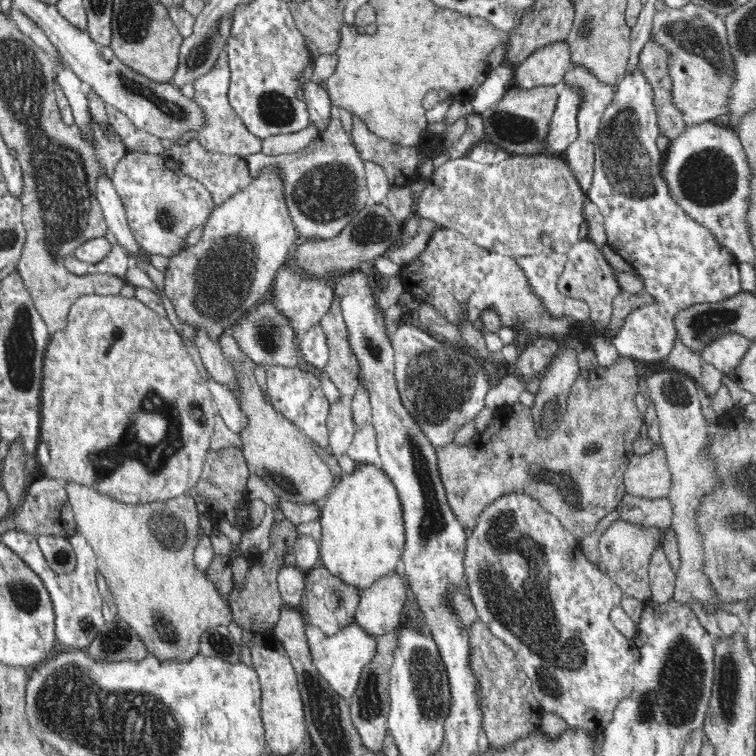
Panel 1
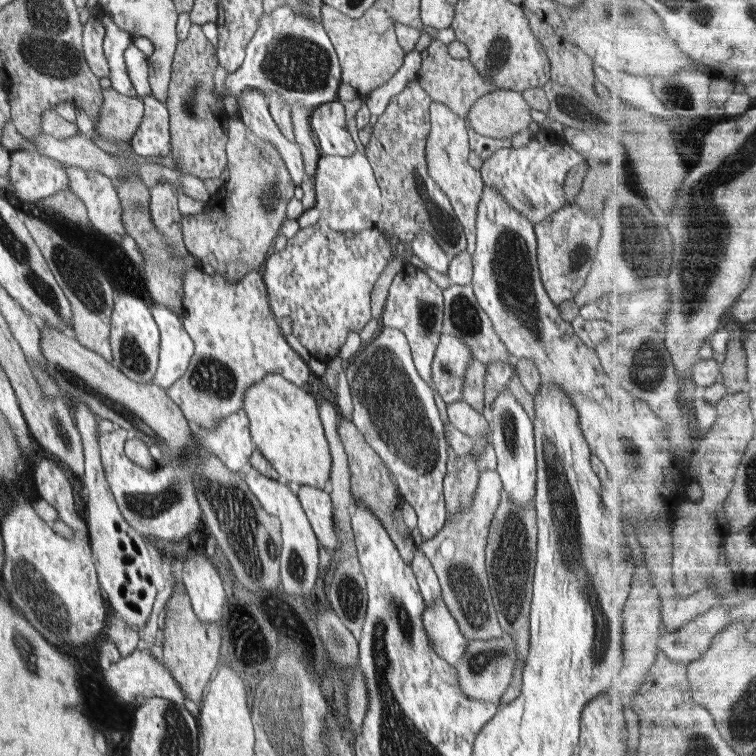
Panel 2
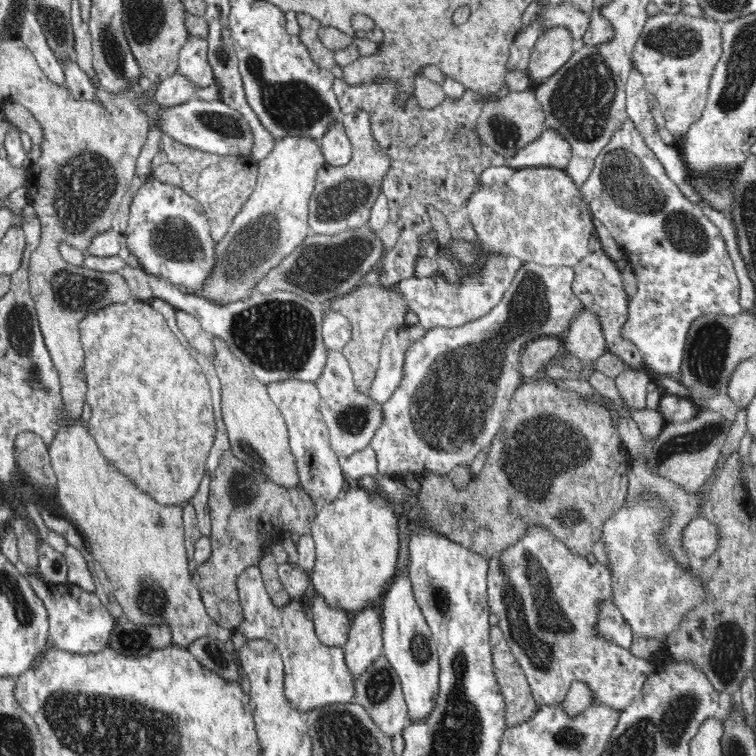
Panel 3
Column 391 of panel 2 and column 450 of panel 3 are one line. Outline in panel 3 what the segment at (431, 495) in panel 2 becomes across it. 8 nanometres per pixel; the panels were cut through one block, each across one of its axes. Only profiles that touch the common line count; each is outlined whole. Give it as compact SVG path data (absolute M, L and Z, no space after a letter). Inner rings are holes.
M528 263L522 265L514 275L510 286L503 294L502 300L491 310L490 314L478 320L464 324L458 328L432 328L427 330L425 335L414 341L405 352L405 365L403 366L403 376L410 376L404 378L400 382L400 386L396 388L396 394L392 396L382 405L383 421L378 425L372 437L370 446L374 449L377 455L378 467L377 471L384 477L390 477L397 480L398 475L404 473L420 473L424 478L428 473L440 473L440 475L449 475L451 470L457 465L466 465L470 469L470 465L481 450L489 450L491 440L495 434L500 430L502 421L505 419L506 411L509 409L509 402L515 393L515 390L520 386L521 374L519 371L521 360L520 355L525 347L525 344L532 339L539 336L546 335L551 337L560 336L564 330L568 329L573 319L584 310L585 306L582 301L573 293L571 282L573 279L573 269L569 266L554 266L545 267L539 263Z

